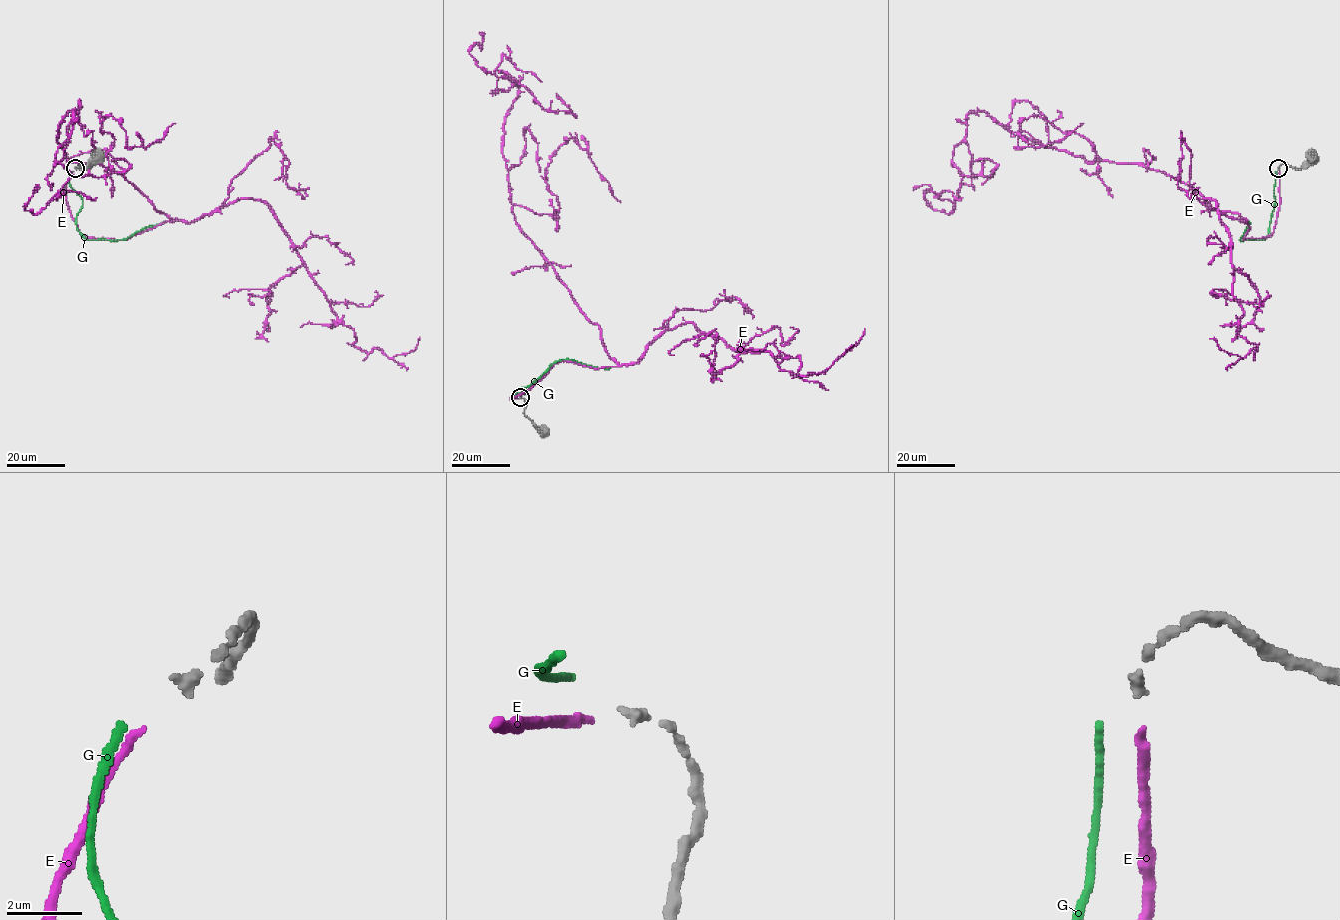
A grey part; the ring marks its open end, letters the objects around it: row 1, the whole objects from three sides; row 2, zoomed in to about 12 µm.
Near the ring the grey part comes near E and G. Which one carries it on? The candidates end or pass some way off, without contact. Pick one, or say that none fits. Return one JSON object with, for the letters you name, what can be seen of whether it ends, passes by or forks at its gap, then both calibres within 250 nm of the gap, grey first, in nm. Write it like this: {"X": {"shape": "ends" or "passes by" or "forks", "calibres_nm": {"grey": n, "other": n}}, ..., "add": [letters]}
{"E": {"shape": "ends", "calibres_nm": {"grey": 280, "other": 240}}, "add": ["E"]}

